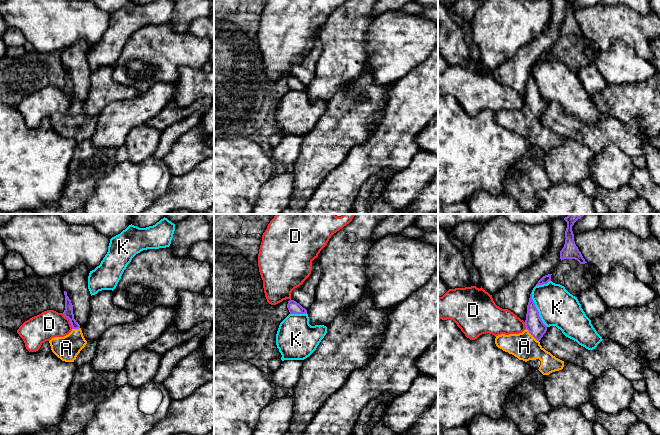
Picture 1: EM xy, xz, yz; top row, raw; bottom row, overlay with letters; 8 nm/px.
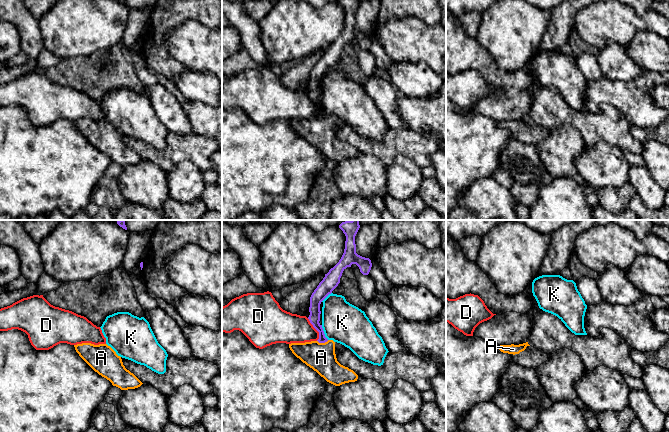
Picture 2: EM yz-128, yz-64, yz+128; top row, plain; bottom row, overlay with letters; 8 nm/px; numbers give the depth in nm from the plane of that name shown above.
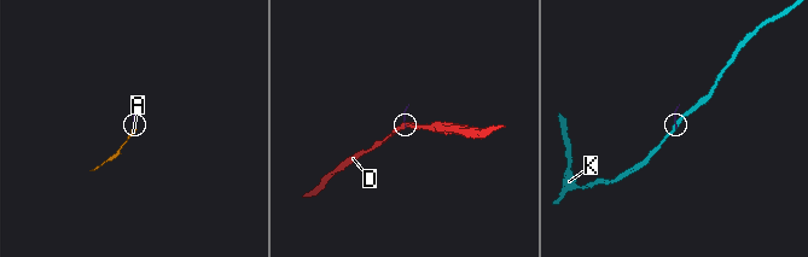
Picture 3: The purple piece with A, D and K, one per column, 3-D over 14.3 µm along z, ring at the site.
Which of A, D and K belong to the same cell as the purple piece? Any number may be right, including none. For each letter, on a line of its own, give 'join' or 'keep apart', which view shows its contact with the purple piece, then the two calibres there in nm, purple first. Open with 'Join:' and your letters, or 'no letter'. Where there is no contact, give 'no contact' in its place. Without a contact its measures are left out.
Join: A
A: join; meets purple in yz; 140 nm thick on the purple side, 220 nm on the other
D: keep apart; meets purple in xy; 80 nm thick on the purple side, 220 nm on the other
K: keep apart; meets purple in yz; 140 nm thick on the purple side, 300 nm on the other

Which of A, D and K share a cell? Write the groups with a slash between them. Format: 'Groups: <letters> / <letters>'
Groups: A / D / K

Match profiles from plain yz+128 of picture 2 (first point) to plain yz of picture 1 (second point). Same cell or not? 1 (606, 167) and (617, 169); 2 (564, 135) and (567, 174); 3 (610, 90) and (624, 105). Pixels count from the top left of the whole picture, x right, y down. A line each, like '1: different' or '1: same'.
1: same
2: same
3: same

